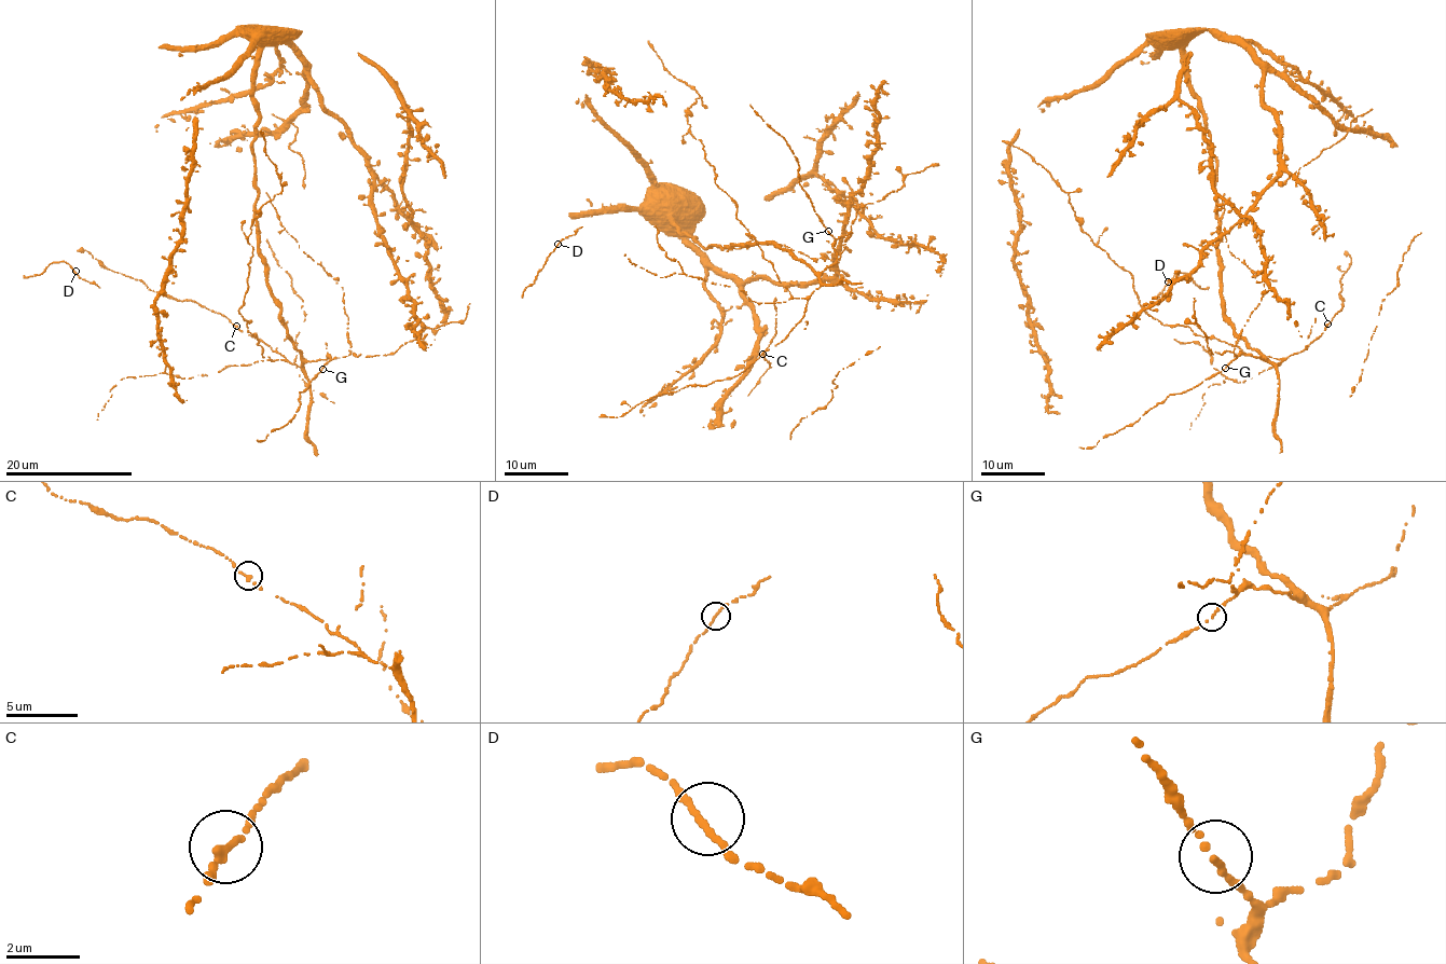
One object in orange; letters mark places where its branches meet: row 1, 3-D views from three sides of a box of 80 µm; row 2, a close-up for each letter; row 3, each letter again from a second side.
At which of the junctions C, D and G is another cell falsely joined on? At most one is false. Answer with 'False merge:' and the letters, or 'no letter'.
False merge: no letter

